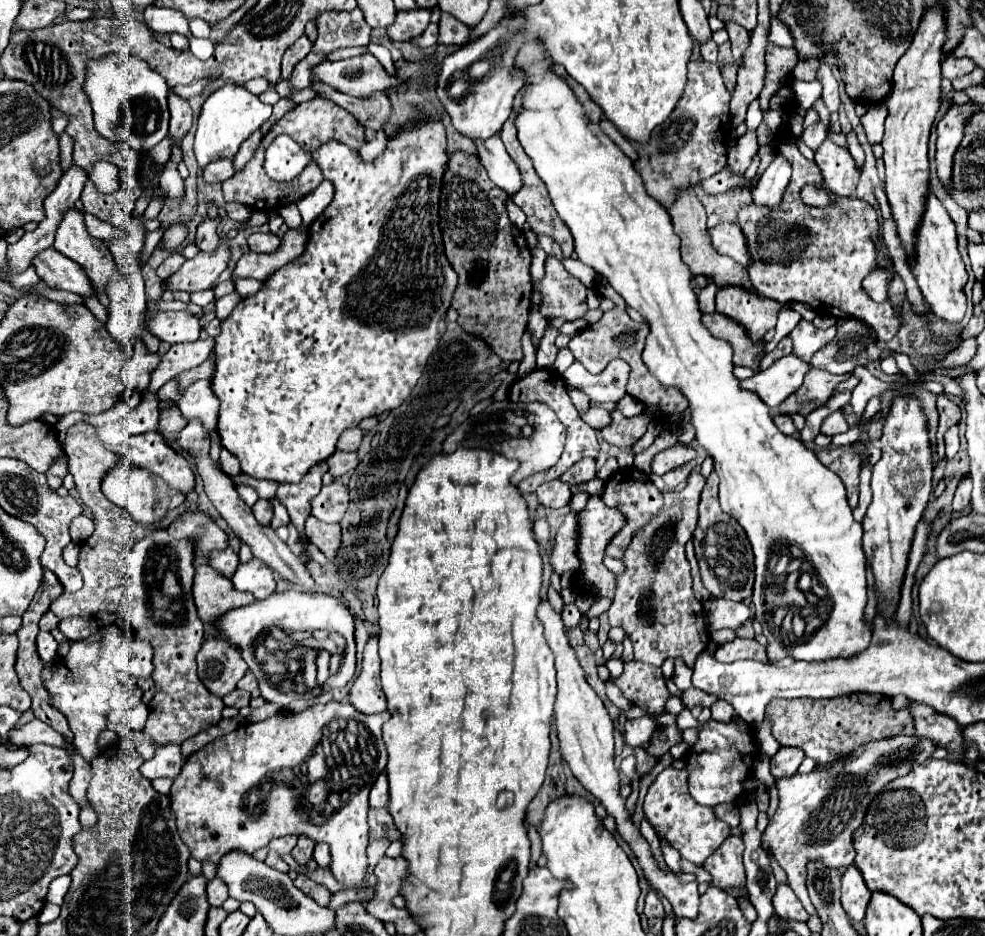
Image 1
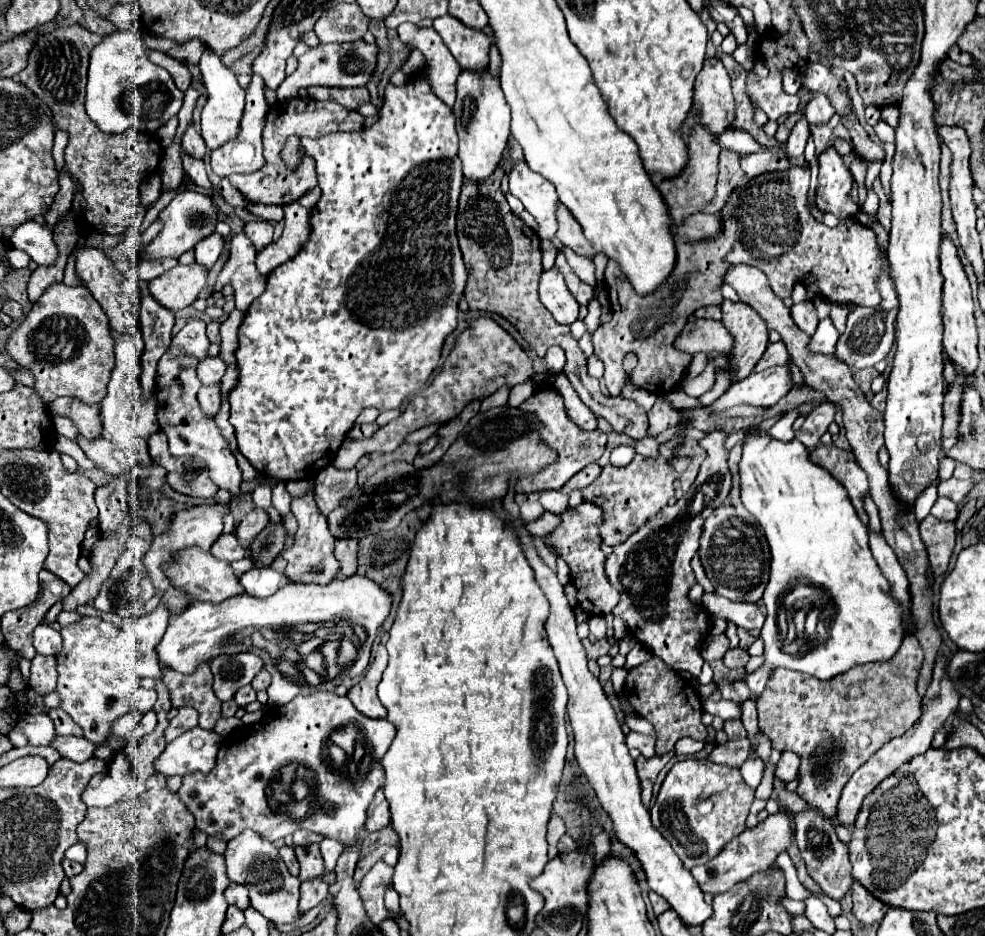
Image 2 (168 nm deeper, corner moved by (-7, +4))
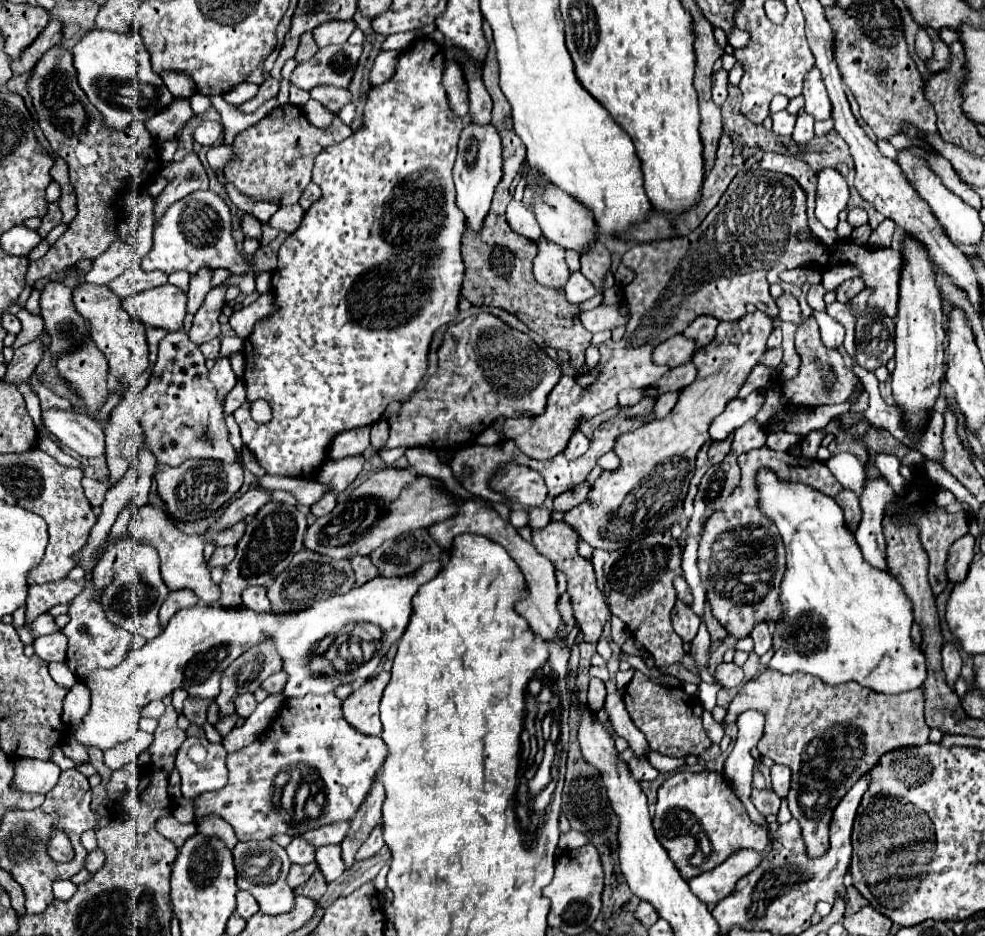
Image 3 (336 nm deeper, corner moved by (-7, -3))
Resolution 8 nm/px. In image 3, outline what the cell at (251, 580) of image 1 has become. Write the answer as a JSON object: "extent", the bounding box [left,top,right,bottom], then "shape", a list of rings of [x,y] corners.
{"extent":[242,585,270,611],"shape":[[[262,585],[246,587],[246,591],[242,591],[242,603],[254,611],[268,611],[270,599],[266,595],[266,587],[262,587]]]}

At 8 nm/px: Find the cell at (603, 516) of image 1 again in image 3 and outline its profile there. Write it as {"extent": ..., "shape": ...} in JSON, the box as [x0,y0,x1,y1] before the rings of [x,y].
{"extent":[532,521,612,643],"shape":[[[550,521],[546,527],[532,531],[532,537],[534,537],[532,545],[536,545],[536,551],[542,553],[544,557],[548,557],[556,569],[566,573],[574,617],[576,617],[586,641],[596,643],[602,633],[602,627],[610,621],[612,615],[610,615],[610,607],[606,607],[606,597],[596,587],[596,575],[594,575],[594,567],[590,563],[590,559],[586,559],[578,553],[578,541],[580,541],[578,531],[574,531],[574,527],[570,527],[570,523],[566,523],[566,521]]]}

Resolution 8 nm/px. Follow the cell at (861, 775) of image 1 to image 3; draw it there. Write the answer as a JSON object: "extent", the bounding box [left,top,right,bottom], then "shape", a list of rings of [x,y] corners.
{"extent":[690,849,770,905],"shape":[[[742,849],[734,851],[730,859],[720,863],[708,873],[702,873],[694,879],[690,879],[692,893],[706,905],[716,905],[718,901],[726,899],[730,891],[734,891],[736,883],[742,879],[742,875],[748,875],[762,859],[766,859],[770,851],[754,851],[754,849]]]}

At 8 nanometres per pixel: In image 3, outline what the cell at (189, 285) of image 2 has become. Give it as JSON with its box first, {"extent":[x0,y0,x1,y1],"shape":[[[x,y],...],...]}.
{"extent":[122,285,186,331],"shape":[[[160,285],[122,301],[124,309],[132,319],[144,323],[146,327],[162,327],[168,331],[178,331],[186,315],[186,291],[176,285]]]}

